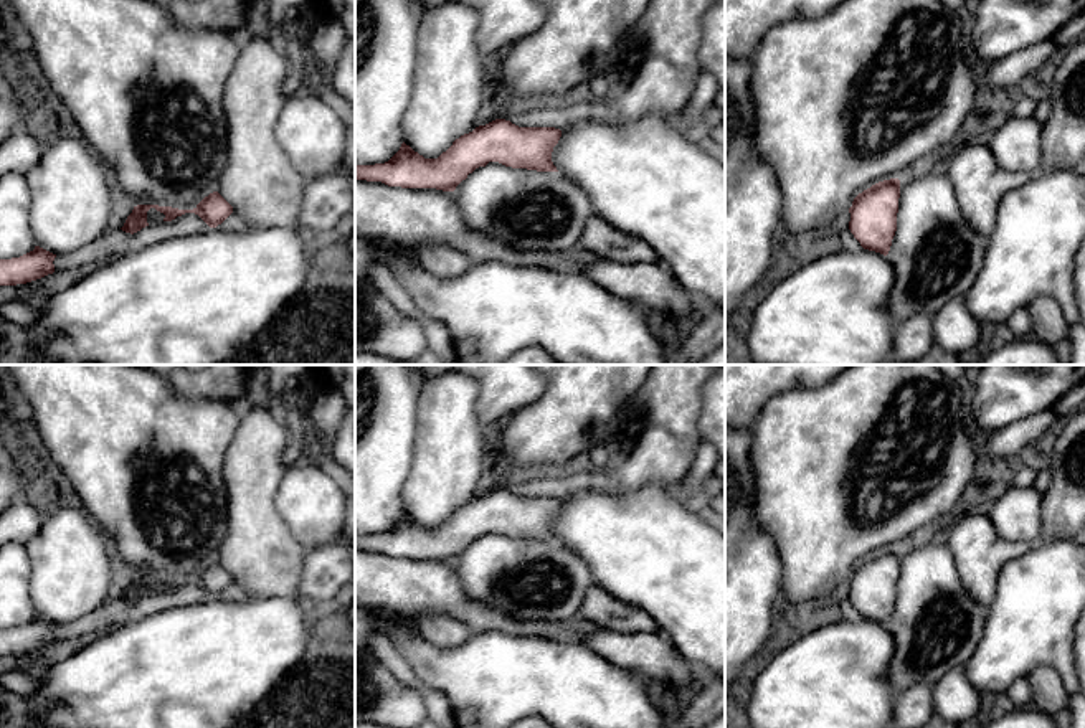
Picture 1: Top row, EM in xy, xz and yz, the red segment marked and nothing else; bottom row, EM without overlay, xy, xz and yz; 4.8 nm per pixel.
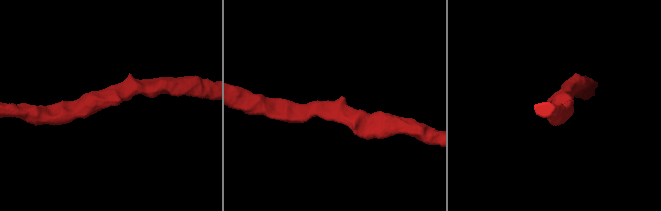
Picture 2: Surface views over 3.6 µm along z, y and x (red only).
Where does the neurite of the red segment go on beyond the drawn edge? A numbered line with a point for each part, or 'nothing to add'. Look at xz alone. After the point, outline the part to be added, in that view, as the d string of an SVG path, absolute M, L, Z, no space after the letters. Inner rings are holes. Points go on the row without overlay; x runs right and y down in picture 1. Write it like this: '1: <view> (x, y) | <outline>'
nothing to add

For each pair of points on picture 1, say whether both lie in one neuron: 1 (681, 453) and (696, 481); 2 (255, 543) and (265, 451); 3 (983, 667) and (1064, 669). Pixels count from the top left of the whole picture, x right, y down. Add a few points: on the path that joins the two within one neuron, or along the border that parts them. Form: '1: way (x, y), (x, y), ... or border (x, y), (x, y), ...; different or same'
1: border (701, 441), (689, 472), (669, 489); different
2: way (255, 520), (255, 474); same
3: way (1003, 657), (1044, 657); same

